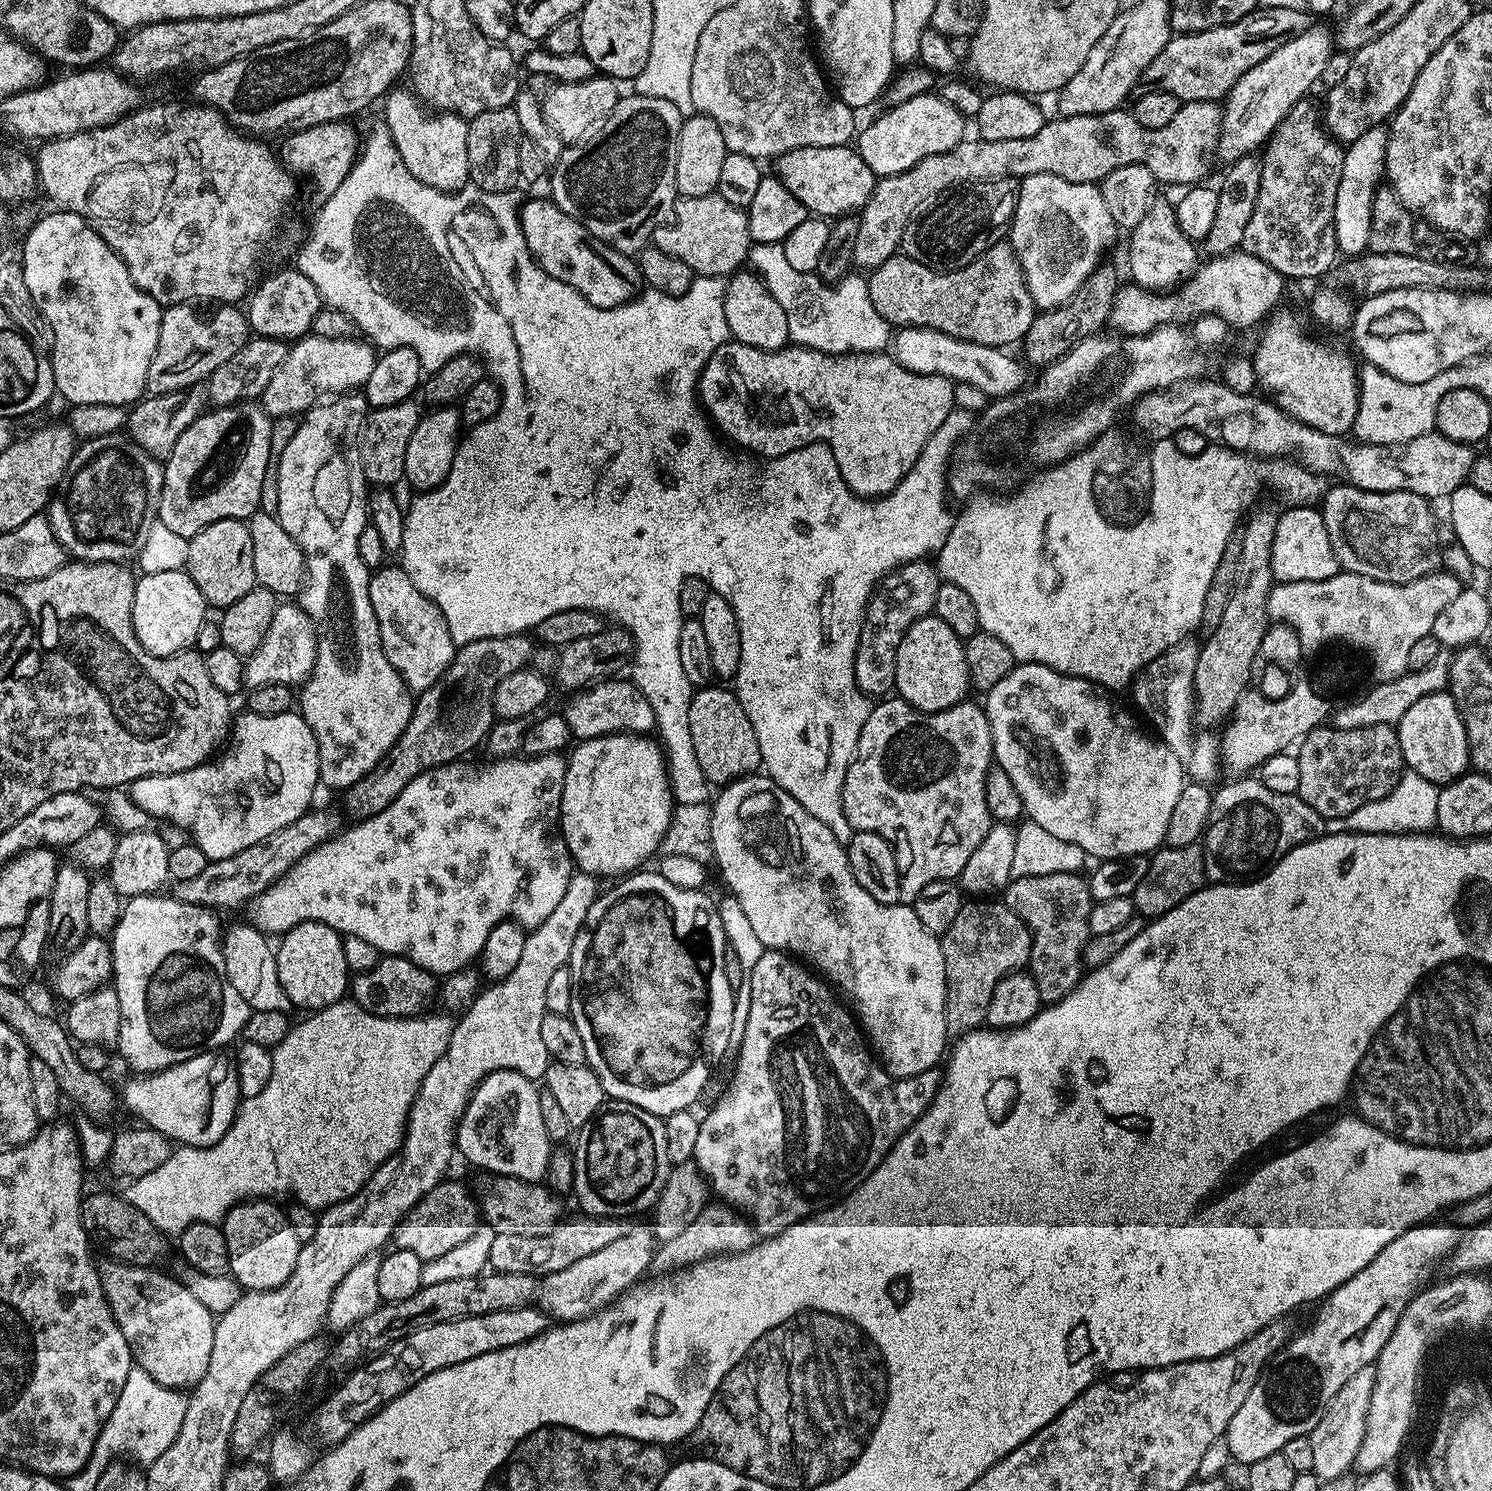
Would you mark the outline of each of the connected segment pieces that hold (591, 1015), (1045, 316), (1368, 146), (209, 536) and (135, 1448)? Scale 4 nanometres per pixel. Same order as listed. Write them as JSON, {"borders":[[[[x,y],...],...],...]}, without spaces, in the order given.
{"borders":[[[[637,870],[631,874],[625,875],[623,879],[612,889],[601,891],[597,896],[594,906],[590,906],[590,914],[586,914],[582,930],[578,930],[578,938],[574,938],[574,950],[570,954],[567,967],[572,970],[572,981],[574,982],[574,998],[572,999],[572,1011],[570,1013],[574,1026],[578,1026],[578,1034],[582,1034],[582,1042],[586,1045],[586,1063],[589,1068],[594,1070],[594,1074],[598,1074],[598,1078],[602,1082],[602,1090],[605,1097],[613,1100],[625,1100],[634,1106],[642,1106],[642,1110],[650,1110],[650,1114],[658,1117],[666,1117],[675,1112],[686,1112],[693,1107],[692,1103],[699,1098],[704,1092],[704,1087],[708,1084],[708,1079],[712,1076],[712,1067],[719,1062],[724,1056],[724,1051],[728,1048],[728,1043],[732,1040],[732,1023],[736,1020],[736,1000],[734,997],[734,989],[730,986],[730,982],[726,982],[726,970],[724,969],[724,950],[726,941],[724,939],[724,927],[722,926],[722,918],[720,910],[715,899],[711,900],[707,896],[707,891],[695,888],[694,890],[682,890],[678,886],[674,886],[671,882],[666,882],[666,878],[662,878],[659,871],[644,872],[648,870]]],[[[1108,262],[1101,263],[1100,267],[1092,271],[1090,278],[1086,278],[1082,286],[1078,286],[1078,290],[1065,304],[1037,311],[1034,322],[1030,330],[1026,330],[1022,341],[1025,356],[1023,359],[1029,365],[1037,364],[1037,369],[1043,370],[1058,358],[1065,356],[1073,346],[1085,340],[1087,336],[1097,335],[1103,329],[1100,327],[1111,321],[1114,298],[1121,287],[1122,279],[1120,280],[1119,274],[1108,265]]],[[[1384,126],[1368,128],[1362,138],[1344,148],[1342,182],[1338,182],[1338,199],[1334,202],[1334,234],[1336,247],[1345,257],[1355,258],[1368,252],[1370,214],[1376,189],[1381,187],[1386,173],[1386,142],[1388,129]]],[[[219,520],[210,522],[210,526],[198,530],[198,534],[194,534],[189,539],[184,568],[188,576],[194,578],[194,586],[198,586],[205,602],[211,607],[213,604],[216,610],[226,609],[234,602],[238,602],[242,594],[250,594],[250,590],[257,587],[257,582],[254,574],[254,546],[250,542],[247,523],[242,520]]],[[[134,1366],[107,1419],[110,1421],[110,1434],[122,1434],[124,1454],[135,1463],[147,1466],[173,1445],[182,1428],[187,1405],[188,1396],[183,1391],[162,1386],[146,1370]]]]}

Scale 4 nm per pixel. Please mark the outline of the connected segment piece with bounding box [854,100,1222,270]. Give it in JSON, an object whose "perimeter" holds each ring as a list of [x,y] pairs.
{"perimeter":[[[1190,100],[1181,103],[1174,119],[1158,130],[1138,126],[1131,111],[1117,110],[1049,119],[1031,138],[1014,138],[1007,142],[965,138],[954,150],[946,150],[946,154],[934,154],[902,174],[877,179],[874,194],[870,194],[859,217],[855,267],[871,270],[897,255],[906,226],[957,184],[973,184],[975,180],[1020,180],[1034,174],[1054,174],[1066,178],[1066,182],[1096,184],[1104,180],[1110,170],[1118,170],[1118,166],[1144,164],[1161,185],[1199,185],[1214,161],[1221,115],[1222,108],[1217,101]]]}

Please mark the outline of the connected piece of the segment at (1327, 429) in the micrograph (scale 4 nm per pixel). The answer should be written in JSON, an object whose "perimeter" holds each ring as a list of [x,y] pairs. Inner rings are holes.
{"perimeter":[[[1292,312],[1279,313],[1280,321],[1268,332],[1254,355],[1256,378],[1273,392],[1271,395],[1292,396],[1291,415],[1319,432],[1340,436],[1353,427],[1358,414],[1359,390],[1358,364],[1344,352],[1333,356],[1312,356],[1312,348],[1296,340],[1300,328]]]}

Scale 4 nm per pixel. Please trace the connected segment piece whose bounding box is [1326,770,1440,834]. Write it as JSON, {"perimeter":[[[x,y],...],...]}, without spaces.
{"perimeter":[[[1411,770],[1400,777],[1398,786],[1386,794],[1386,798],[1378,798],[1374,802],[1366,802],[1366,806],[1358,806],[1354,814],[1346,814],[1346,818],[1330,818],[1326,821],[1328,832],[1357,832],[1358,834],[1402,834],[1403,832],[1432,832],[1436,828],[1438,818],[1438,794],[1440,788],[1434,782],[1422,778],[1422,774]]]}

